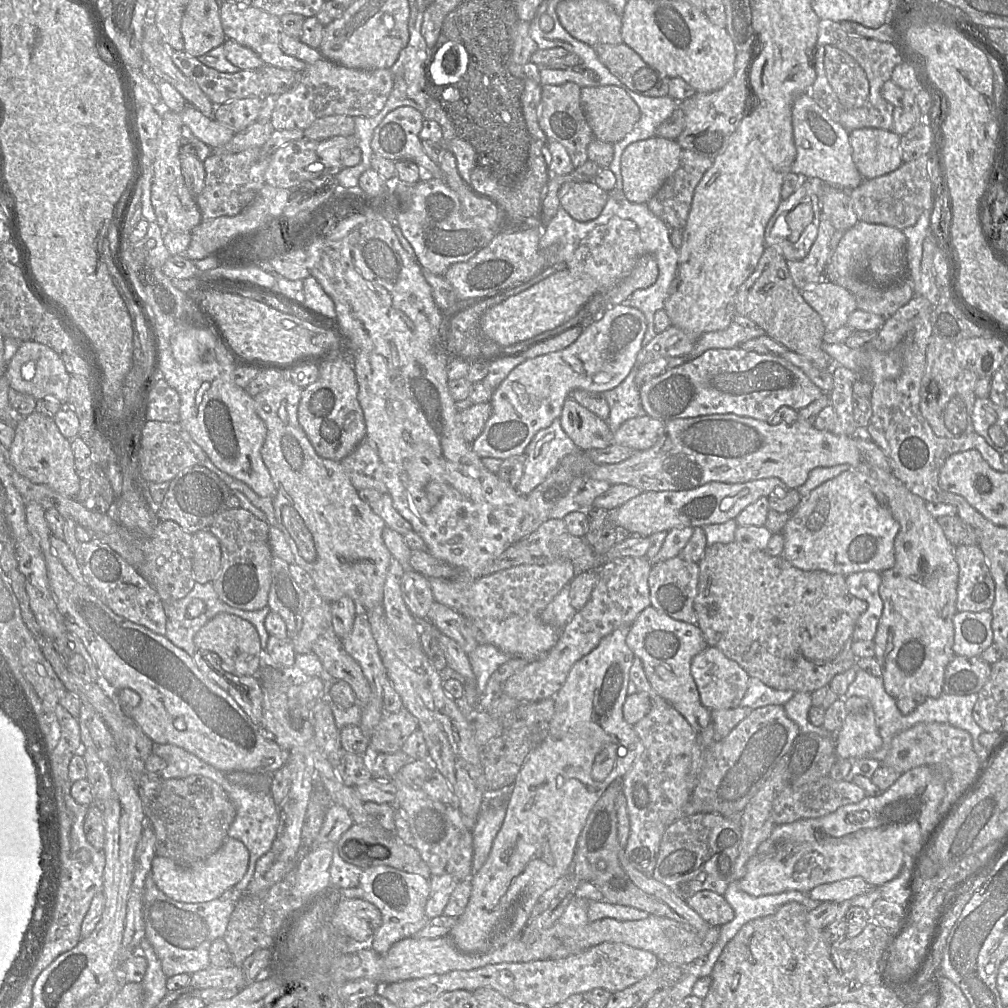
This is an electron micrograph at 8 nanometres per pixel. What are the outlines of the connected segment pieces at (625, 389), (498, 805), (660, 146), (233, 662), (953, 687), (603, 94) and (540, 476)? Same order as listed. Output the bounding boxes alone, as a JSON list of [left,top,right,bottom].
[[603,364,645,433],[472,786,512,875],[621,136,682,204],[194,613,265,676],[943,655,991,695],[580,86,640,143],[517,418,583,497]]

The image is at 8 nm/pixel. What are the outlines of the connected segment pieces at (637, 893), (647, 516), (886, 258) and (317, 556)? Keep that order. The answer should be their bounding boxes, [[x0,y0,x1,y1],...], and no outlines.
[[568,780,712,934],[616,477,786,537],[824,221,907,296],[253,379,392,612]]

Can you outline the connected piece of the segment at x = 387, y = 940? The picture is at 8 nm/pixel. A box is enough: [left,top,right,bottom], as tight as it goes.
[359,866,430,955]

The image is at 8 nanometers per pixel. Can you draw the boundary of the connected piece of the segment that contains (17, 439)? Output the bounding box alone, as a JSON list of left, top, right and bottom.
[7,412,80,499]

